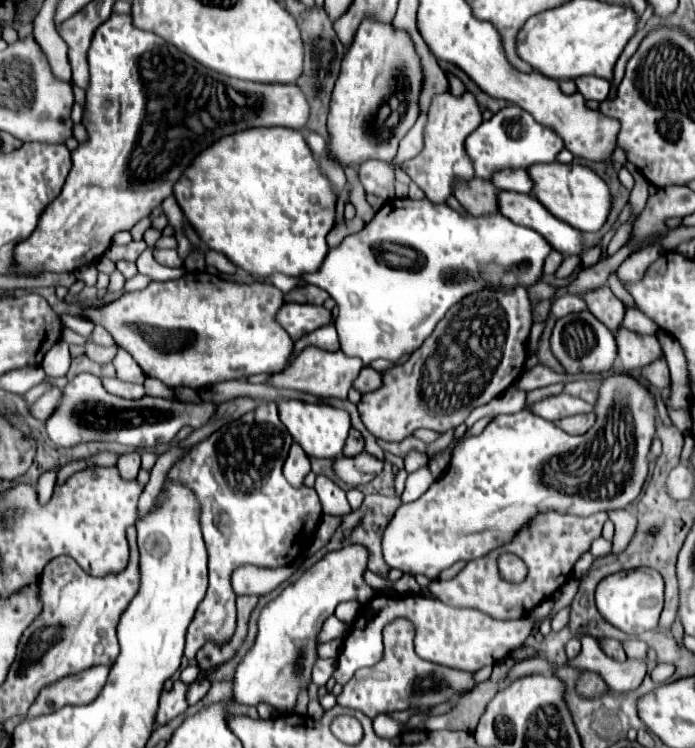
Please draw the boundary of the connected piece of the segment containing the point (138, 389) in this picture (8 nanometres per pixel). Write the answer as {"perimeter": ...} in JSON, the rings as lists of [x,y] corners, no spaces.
{"perimeter":[[[102,378],[102,384],[110,394],[116,394],[116,396],[122,396],[122,398],[142,398],[146,394],[142,384],[124,382],[124,380],[118,380],[118,378]]]}

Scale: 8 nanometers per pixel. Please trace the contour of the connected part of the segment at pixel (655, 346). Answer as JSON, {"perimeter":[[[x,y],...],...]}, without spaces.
{"perimeter":[[[620,328],[616,334],[616,342],[618,356],[626,370],[642,370],[646,364],[664,358],[662,346],[656,336],[642,336]]]}

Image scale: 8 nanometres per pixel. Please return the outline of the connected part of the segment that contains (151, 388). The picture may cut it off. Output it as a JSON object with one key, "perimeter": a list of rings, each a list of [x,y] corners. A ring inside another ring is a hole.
{"perimeter":[[[146,378],[144,386],[146,386],[146,392],[148,392],[150,396],[158,396],[158,398],[166,398],[166,400],[176,400],[174,390],[168,388],[168,386],[164,386],[164,384],[162,384],[160,380],[156,380],[156,378]]]}

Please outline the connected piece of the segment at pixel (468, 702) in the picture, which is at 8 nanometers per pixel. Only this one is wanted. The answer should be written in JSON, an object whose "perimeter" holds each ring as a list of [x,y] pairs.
{"perimeter":[[[504,658],[502,662],[494,664],[492,676],[484,682],[478,682],[466,696],[454,704],[454,708],[442,716],[430,716],[426,720],[426,730],[464,730],[474,732],[482,712],[486,710],[488,702],[508,684],[508,672],[516,662],[512,658]]]}

